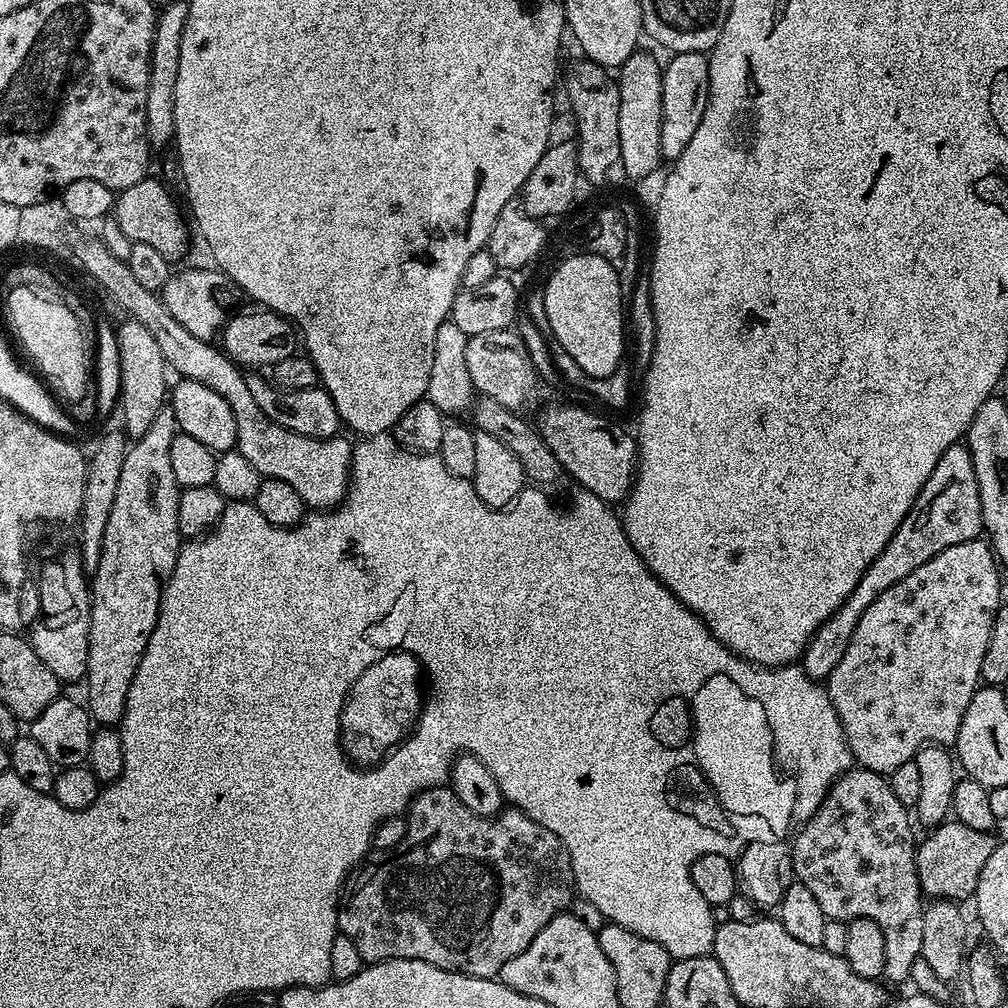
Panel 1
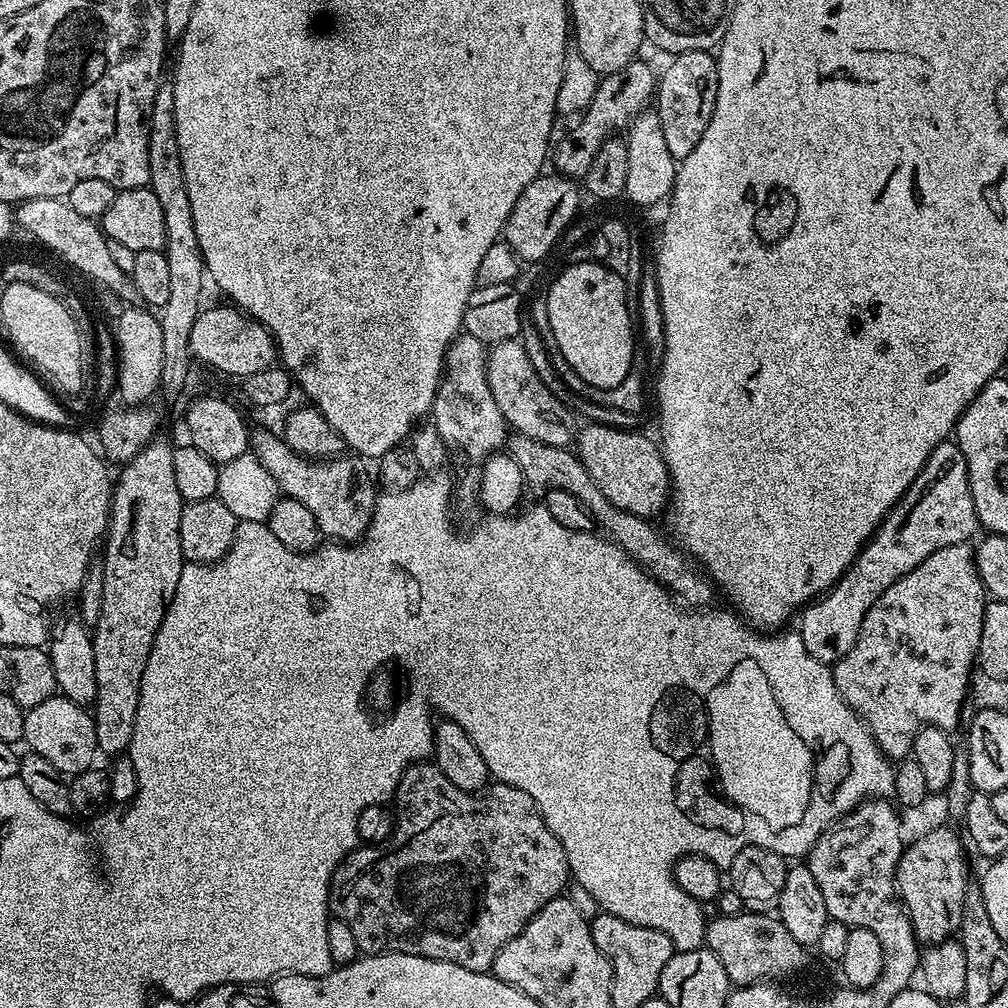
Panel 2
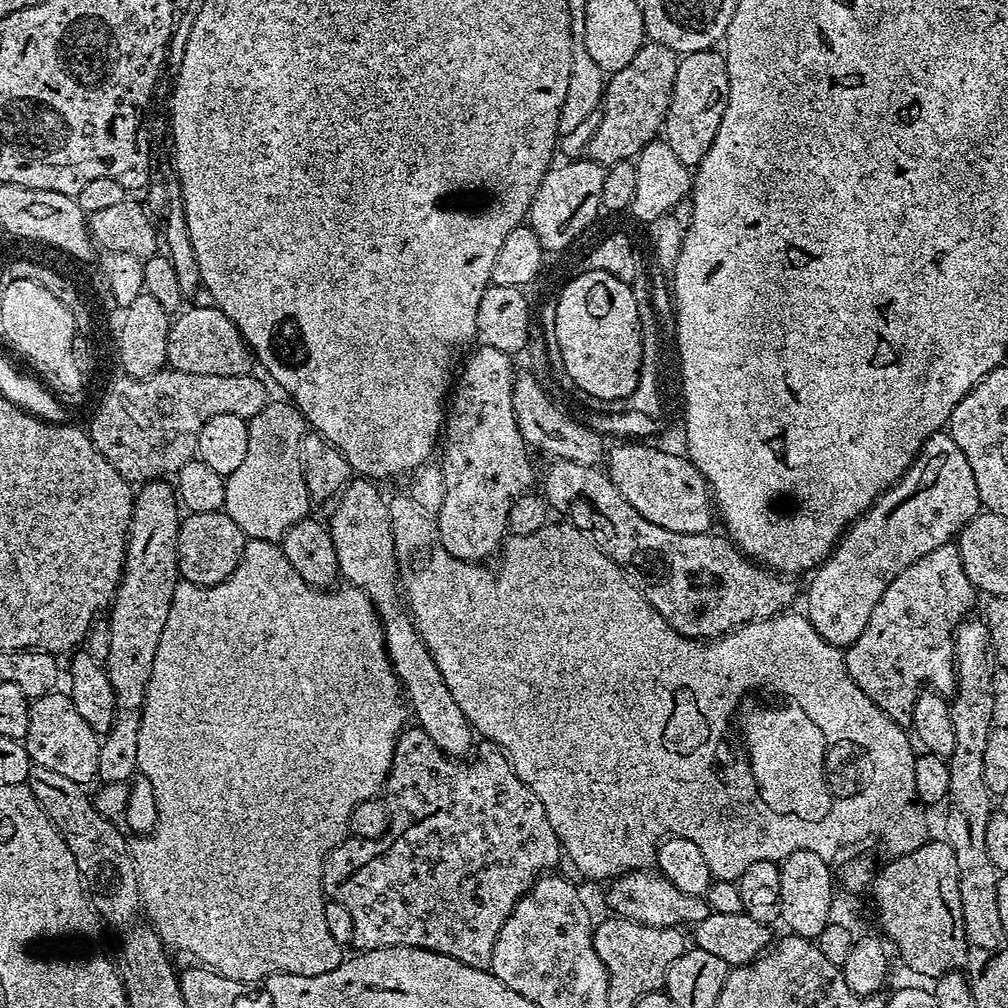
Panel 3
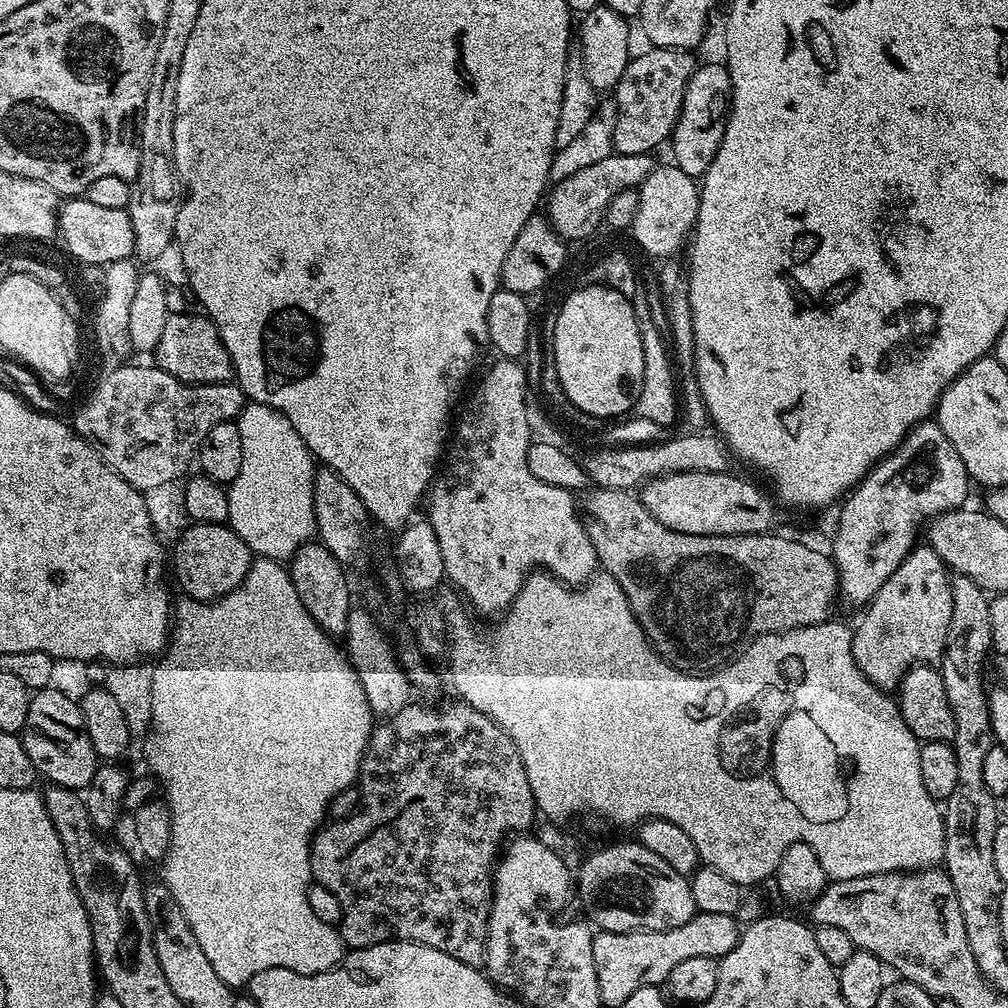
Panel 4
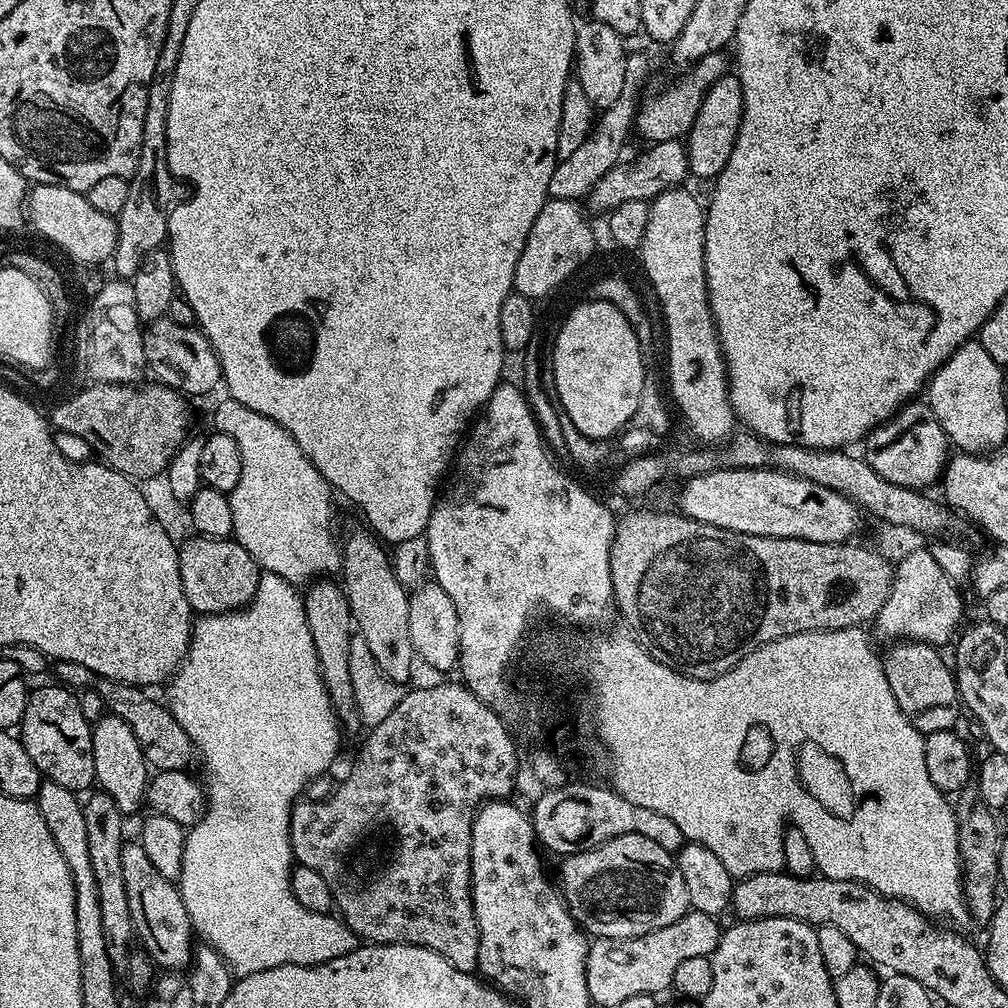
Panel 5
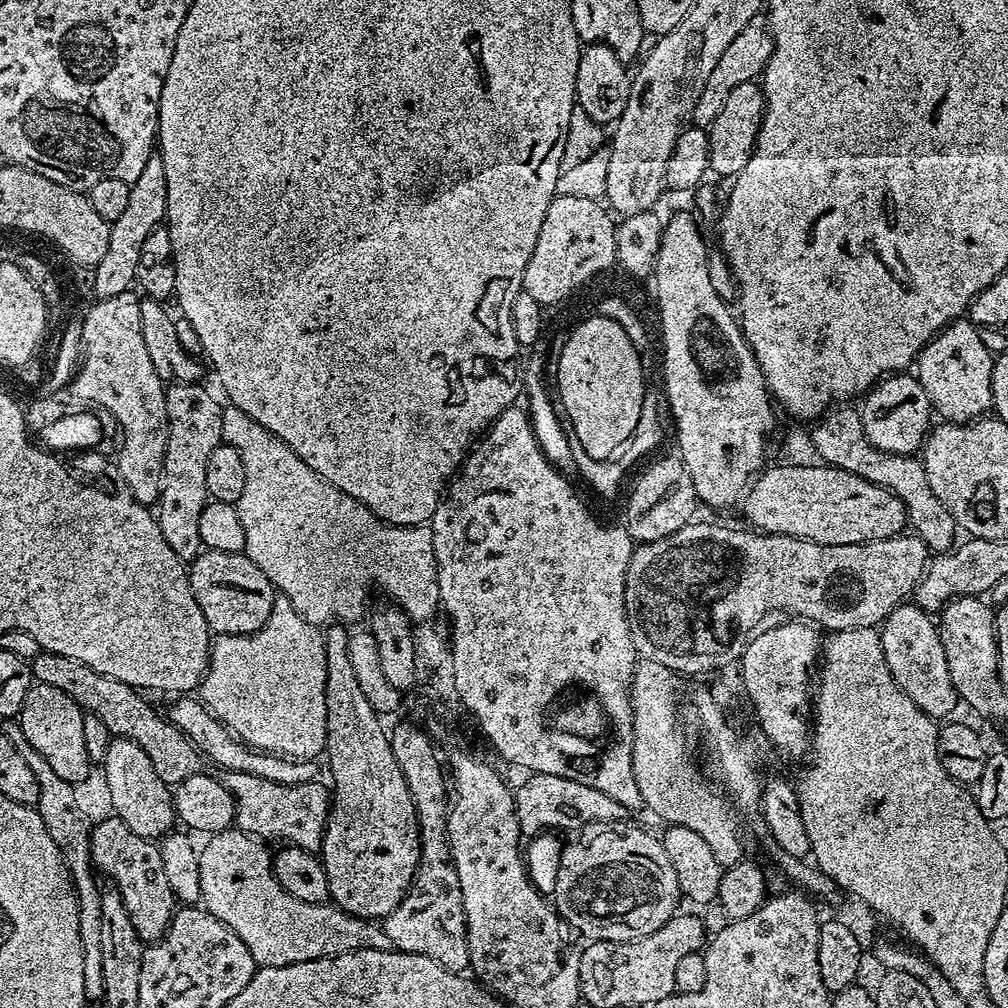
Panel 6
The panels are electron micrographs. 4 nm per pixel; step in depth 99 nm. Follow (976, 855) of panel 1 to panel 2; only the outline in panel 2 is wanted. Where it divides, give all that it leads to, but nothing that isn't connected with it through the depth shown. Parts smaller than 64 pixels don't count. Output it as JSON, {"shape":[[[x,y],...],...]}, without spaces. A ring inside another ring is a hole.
{"shape":[[[932,828],[929,832],[922,833],[913,844],[911,841],[905,847],[904,853],[900,855],[896,871],[896,894],[904,903],[904,909],[908,912],[914,934],[921,945],[941,944],[943,940],[959,933],[964,898],[970,891],[968,856],[964,853],[965,841],[961,840],[948,828]]]}

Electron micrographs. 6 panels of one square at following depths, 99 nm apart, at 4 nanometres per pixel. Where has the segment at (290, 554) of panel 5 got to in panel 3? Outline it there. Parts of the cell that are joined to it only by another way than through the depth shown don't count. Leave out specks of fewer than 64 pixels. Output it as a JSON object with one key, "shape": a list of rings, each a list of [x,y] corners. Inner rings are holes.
{"shape":[[[281,398],[273,399],[247,422],[250,442],[246,446],[246,459],[242,461],[242,466],[238,466],[238,470],[234,470],[234,474],[225,479],[226,498],[223,511],[228,512],[230,518],[234,518],[234,522],[238,522],[238,530],[242,530],[248,540],[279,542],[294,522],[309,515],[310,497],[306,490],[306,482],[302,478],[302,466],[298,458],[300,440],[306,431],[304,416],[296,409],[295,404]]]}

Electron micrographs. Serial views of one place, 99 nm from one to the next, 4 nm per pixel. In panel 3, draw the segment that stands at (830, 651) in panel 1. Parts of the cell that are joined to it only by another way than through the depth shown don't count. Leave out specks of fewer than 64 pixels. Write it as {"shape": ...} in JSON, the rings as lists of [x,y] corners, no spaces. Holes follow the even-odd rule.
{"shape":[[[947,431],[935,432],[920,447],[920,453],[903,476],[881,494],[867,512],[852,521],[844,535],[836,541],[831,554],[811,573],[806,607],[810,626],[826,643],[841,650],[847,649],[858,638],[858,634],[866,630],[866,622],[870,622],[870,614],[874,606],[878,606],[878,598],[886,594],[886,586],[890,586],[890,582],[894,582],[894,578],[898,578],[906,566],[918,562],[918,558],[926,558],[930,550],[953,543],[961,529],[977,516],[981,508],[978,488],[974,486],[974,474],[970,474],[970,462],[966,462],[966,454],[958,450],[954,438]]]}

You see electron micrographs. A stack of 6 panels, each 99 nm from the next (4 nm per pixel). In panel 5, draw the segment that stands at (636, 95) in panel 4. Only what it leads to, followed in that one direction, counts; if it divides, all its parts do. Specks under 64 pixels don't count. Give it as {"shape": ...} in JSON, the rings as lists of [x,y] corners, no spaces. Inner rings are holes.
{"shape":[[[723,51],[706,54],[706,58],[696,61],[687,69],[685,76],[680,76],[669,88],[656,92],[648,101],[641,103],[636,110],[635,131],[640,131],[648,142],[657,144],[667,140],[684,140],[690,126],[694,126],[694,118],[698,118],[698,106],[702,106],[702,98],[718,78],[729,71],[730,60],[724,57]]]}

